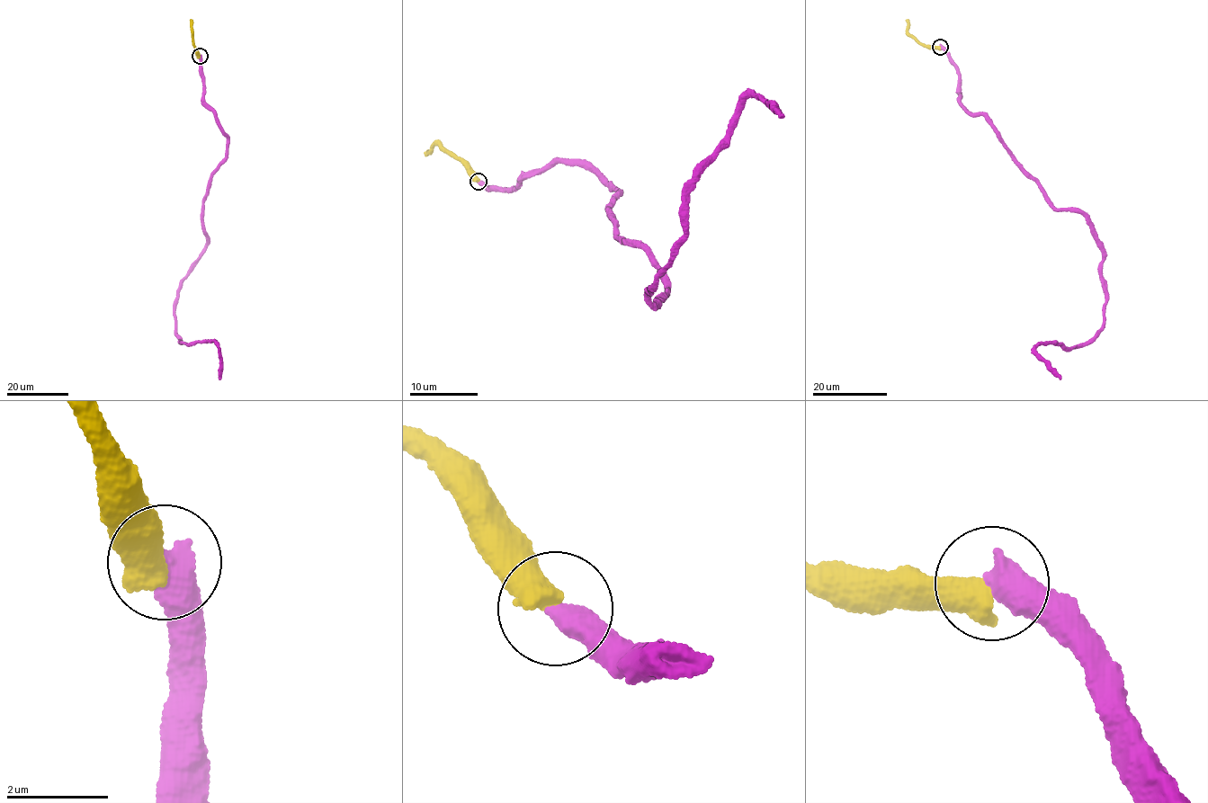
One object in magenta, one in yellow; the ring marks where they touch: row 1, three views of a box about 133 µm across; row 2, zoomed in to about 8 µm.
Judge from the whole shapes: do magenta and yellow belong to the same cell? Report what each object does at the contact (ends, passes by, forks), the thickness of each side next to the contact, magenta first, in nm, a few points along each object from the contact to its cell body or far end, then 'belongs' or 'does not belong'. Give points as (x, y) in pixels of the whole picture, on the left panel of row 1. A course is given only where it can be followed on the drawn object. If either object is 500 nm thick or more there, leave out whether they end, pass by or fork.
550 nm thick on the magenta side, 600 nm on the other; magenta runs (200, 56), (204, 104), (228, 142), (203, 203), (205, 250), (174, 304), (175, 333), (218, 344), (220, 379); yellow runs (200, 57), (193, 45), (190, 19); belongs

